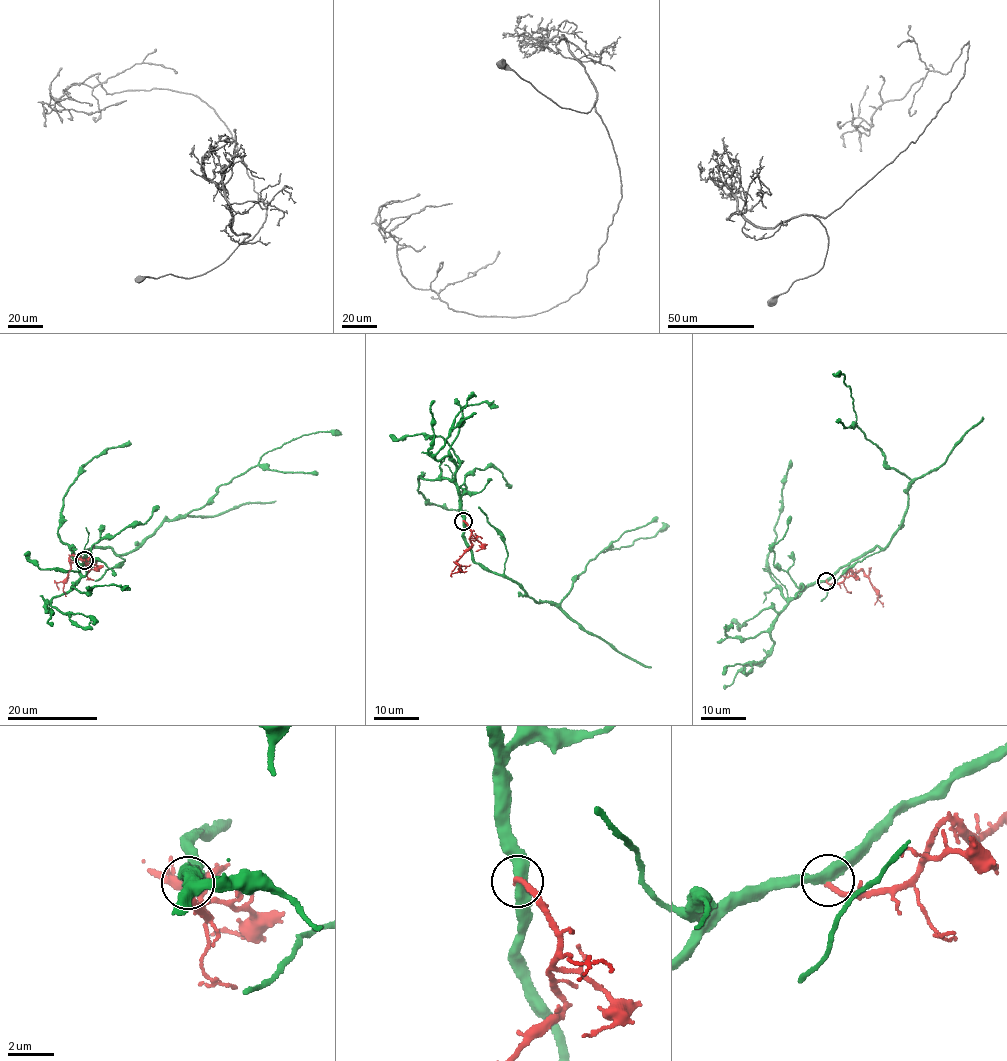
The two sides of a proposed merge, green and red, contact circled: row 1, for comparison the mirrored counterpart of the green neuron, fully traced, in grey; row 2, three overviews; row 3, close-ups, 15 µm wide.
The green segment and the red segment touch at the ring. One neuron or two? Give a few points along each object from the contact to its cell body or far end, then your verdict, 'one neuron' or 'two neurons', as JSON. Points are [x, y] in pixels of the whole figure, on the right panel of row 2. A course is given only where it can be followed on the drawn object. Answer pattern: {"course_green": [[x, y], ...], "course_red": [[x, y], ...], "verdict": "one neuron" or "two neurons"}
{"course_green": [[826, 582], [877, 545], [886, 547], [912, 483], [888, 467], [858, 427], [845, 376], [837, 375]], "course_red": [[826, 582], [839, 584], [849, 570], [855, 573], [862, 570], [878, 596], [874, 604]], "verdict": "two neurons"}

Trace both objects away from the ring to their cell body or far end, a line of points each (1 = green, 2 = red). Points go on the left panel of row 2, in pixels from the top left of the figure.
1: (84, 560), (83, 552), (94, 546), (131, 553), (267, 452), (306, 435), (341, 434)
2: (84, 560), (87, 567), (89, 557), (83, 560), (71, 556), (70, 570), (58, 582), (59, 589)

